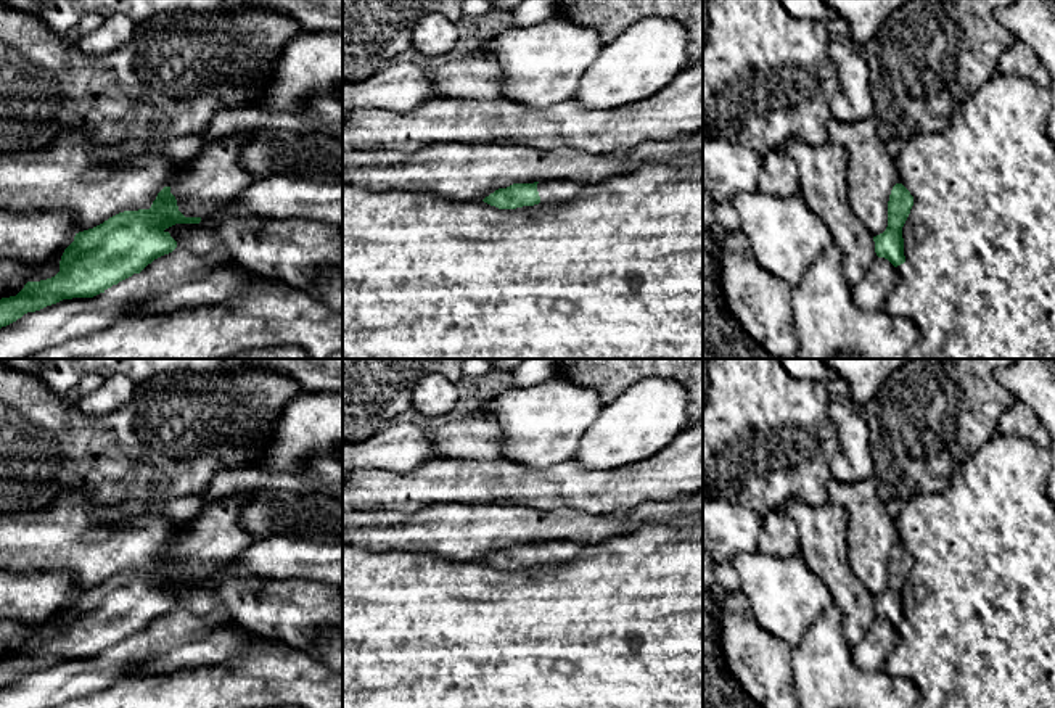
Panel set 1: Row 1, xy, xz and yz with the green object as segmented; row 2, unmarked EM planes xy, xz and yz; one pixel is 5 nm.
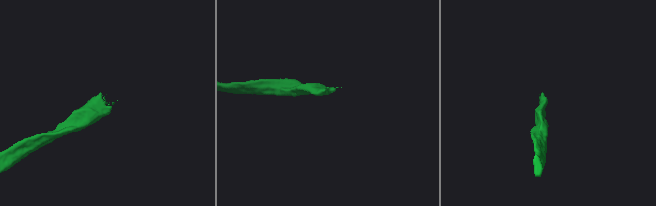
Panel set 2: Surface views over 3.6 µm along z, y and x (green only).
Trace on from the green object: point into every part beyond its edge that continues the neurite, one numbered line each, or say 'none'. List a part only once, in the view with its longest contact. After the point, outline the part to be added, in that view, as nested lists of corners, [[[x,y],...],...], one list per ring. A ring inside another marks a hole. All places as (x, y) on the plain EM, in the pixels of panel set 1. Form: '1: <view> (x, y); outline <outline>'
1: xy (214, 536); outline [[[240,491],[206,504],[185,523],[182,534],[170,547],[179,571],[185,578],[207,579],[251,544],[241,525],[241,512],[254,491]]]

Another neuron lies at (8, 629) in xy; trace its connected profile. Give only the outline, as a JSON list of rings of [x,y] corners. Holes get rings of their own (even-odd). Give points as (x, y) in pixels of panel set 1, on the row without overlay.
[[[64,611],[53,615],[48,621],[35,628],[24,628],[14,621],[0,621],[0,642],[24,636],[21,650],[27,642],[40,642],[55,637],[60,632],[60,621]]]

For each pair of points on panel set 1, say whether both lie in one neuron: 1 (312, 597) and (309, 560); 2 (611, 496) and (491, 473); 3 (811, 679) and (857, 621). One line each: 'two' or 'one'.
1: two
2: one
3: two

